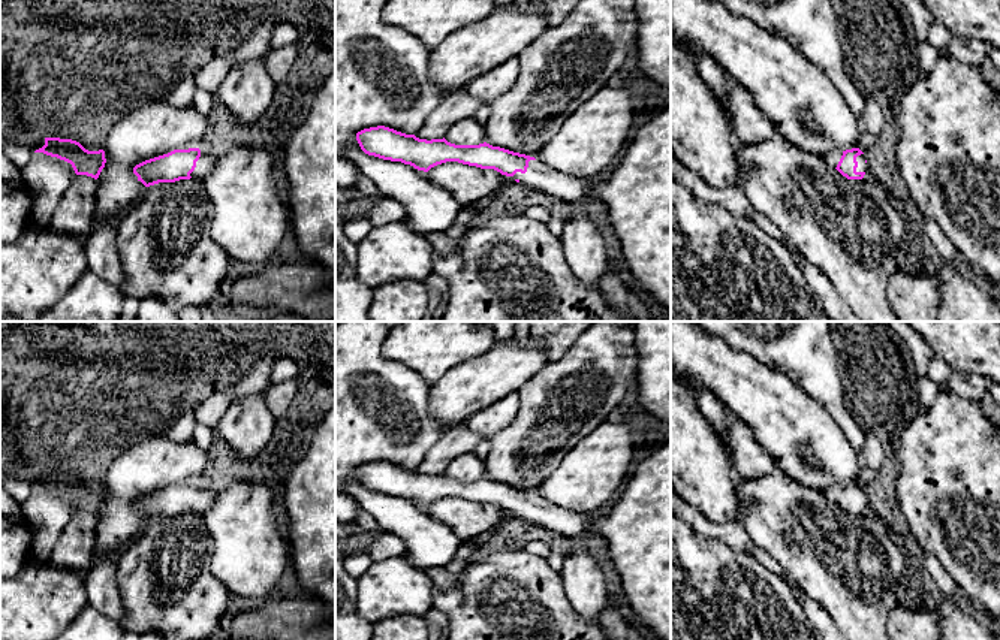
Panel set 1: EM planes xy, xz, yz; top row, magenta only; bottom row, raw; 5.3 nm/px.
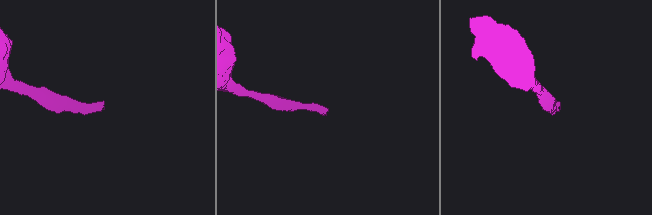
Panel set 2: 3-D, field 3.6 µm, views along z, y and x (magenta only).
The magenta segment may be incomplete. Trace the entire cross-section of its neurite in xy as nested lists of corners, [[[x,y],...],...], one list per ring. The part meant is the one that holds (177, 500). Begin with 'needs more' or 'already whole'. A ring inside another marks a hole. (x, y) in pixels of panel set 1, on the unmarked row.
needs more; [[[199,483],[174,484],[136,499],[133,508],[145,522],[190,513],[202,514],[216,496],[217,492],[207,490]]]

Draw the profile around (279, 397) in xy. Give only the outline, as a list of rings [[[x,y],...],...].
[[[296,377],[271,384],[266,389],[266,393],[265,393],[266,407],[274,416],[274,419],[278,422],[280,428],[286,426],[284,423],[286,414],[296,395],[296,390],[298,390]]]

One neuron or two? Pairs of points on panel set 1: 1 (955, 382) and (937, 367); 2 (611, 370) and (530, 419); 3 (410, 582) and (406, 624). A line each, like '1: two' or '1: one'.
1: two
2: one
3: two

